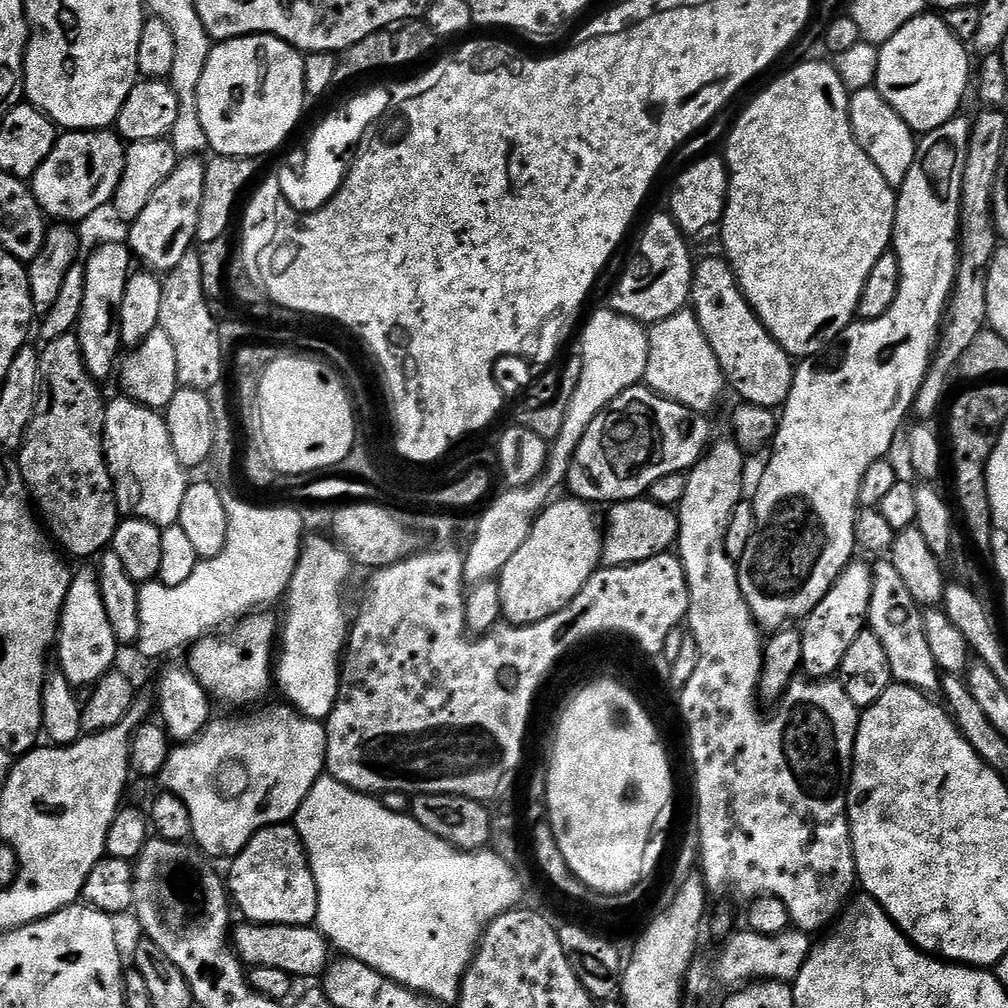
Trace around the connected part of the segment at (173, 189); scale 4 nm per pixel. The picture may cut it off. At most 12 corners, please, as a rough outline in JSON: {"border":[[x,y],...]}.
{"border":[[181,155],[127,225],[133,257],[167,274],[193,251],[206,180]]}

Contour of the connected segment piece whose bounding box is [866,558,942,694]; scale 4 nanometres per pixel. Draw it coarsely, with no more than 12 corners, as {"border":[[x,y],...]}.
{"border":[[891,559],[871,565],[866,621],[895,683],[939,693],[921,605]]}

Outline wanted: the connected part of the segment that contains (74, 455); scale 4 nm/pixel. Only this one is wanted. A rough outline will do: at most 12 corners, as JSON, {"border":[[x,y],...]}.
{"border":[[79,336],[43,347],[20,476],[47,535],[95,557],[118,523],[106,400]]}

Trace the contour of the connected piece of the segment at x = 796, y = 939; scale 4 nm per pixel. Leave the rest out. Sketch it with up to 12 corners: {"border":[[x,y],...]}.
{"border":[[799,930],[723,941],[716,976],[727,990],[792,982],[814,944]]}

